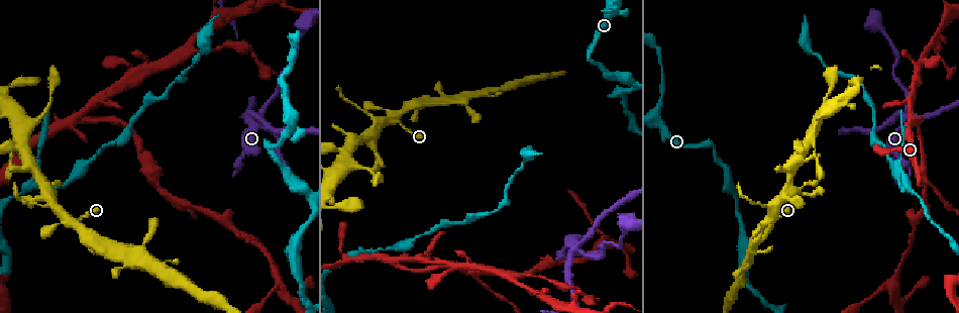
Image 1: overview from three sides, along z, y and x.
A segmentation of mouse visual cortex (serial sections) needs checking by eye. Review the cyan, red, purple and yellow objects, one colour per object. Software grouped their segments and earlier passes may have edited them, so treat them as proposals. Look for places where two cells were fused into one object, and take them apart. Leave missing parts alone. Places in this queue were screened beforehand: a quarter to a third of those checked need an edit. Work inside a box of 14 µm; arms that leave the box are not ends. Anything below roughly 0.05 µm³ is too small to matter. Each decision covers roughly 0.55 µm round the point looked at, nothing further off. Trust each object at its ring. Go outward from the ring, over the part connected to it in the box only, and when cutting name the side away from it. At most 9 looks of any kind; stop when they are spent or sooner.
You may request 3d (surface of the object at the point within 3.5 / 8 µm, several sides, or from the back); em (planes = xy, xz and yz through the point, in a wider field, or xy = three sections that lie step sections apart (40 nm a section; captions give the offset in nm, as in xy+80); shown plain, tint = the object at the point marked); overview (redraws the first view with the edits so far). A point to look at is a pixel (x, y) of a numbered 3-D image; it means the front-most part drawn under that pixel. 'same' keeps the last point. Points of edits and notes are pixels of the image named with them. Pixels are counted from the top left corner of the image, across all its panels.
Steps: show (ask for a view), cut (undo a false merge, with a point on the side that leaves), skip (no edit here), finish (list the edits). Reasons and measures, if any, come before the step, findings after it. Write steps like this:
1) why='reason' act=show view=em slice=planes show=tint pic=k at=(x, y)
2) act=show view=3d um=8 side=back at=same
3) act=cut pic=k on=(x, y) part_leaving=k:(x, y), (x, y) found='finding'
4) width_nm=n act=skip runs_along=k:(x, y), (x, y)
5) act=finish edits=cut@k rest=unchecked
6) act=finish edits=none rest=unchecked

why='three-way junction' act=show view=3d um=8 pic=1 at=(252, 115)

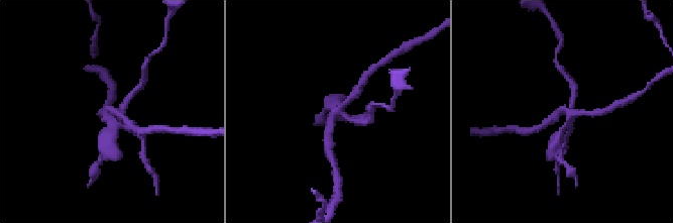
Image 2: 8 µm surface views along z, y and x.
act=show view=3d um=3.5 pic=2 at=(564, 111)

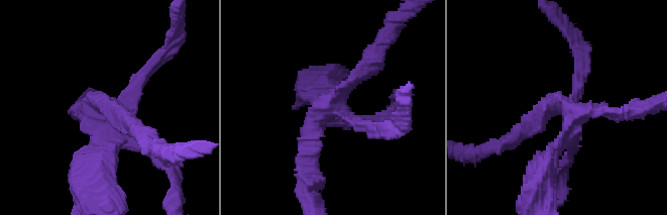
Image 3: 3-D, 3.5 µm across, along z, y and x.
act=show view=em slice=xy step=1 show=tint pic=3 at=(555, 102)

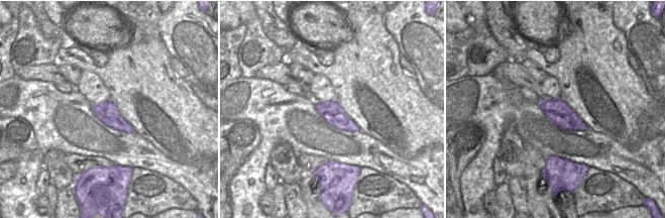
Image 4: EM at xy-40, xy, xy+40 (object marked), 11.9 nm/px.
arms=3 arm_widths_nm=200,200,250 act=cut pic=3 on=(306, 127) found='two cells meet here'

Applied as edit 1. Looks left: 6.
why='three-way junction' act=show view=3d um=8 pic=1 at=(70, 121)

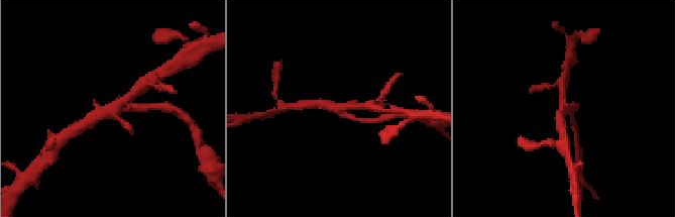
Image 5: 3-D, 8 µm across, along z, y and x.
why='zoom in' act=show view=3d um=3.5 pic=5 at=(113, 110)

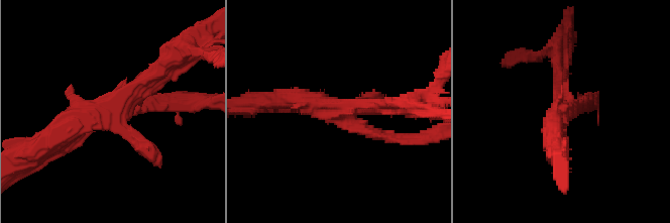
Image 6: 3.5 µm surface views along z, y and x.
act=show view=em slice=xy step=5 show=tint pic=6 at=(343, 113)

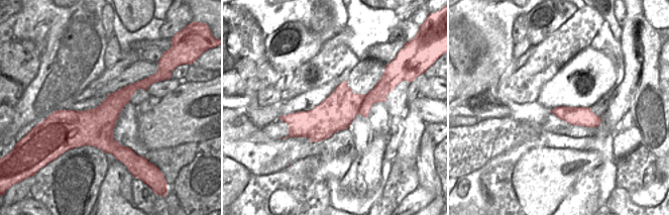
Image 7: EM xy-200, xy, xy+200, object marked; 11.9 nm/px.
act=cut pic=6 on=(160, 105) found='two cells meet here'

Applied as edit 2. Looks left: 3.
why='sharp bend' act=show view=3d um=3.5 pic=1 at=(456, 266)

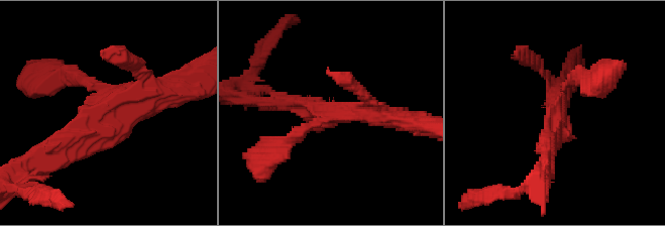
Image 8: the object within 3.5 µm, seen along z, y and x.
why='now the EM' act=show view=em slice=xy step=5 show=tint pic=8 at=(331, 112)

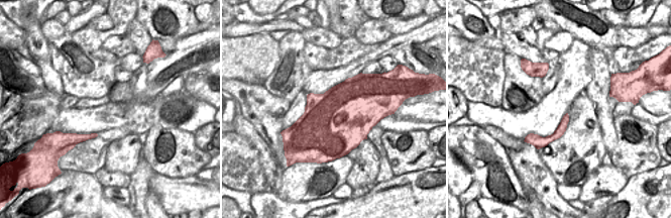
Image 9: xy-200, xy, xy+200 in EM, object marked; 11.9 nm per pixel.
act=skip runs_along=8:(51, 158), (111, 102), (167, 90) found='all the same cell'

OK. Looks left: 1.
act=finish edits=cut@3,cut@6 rest=unchecked

